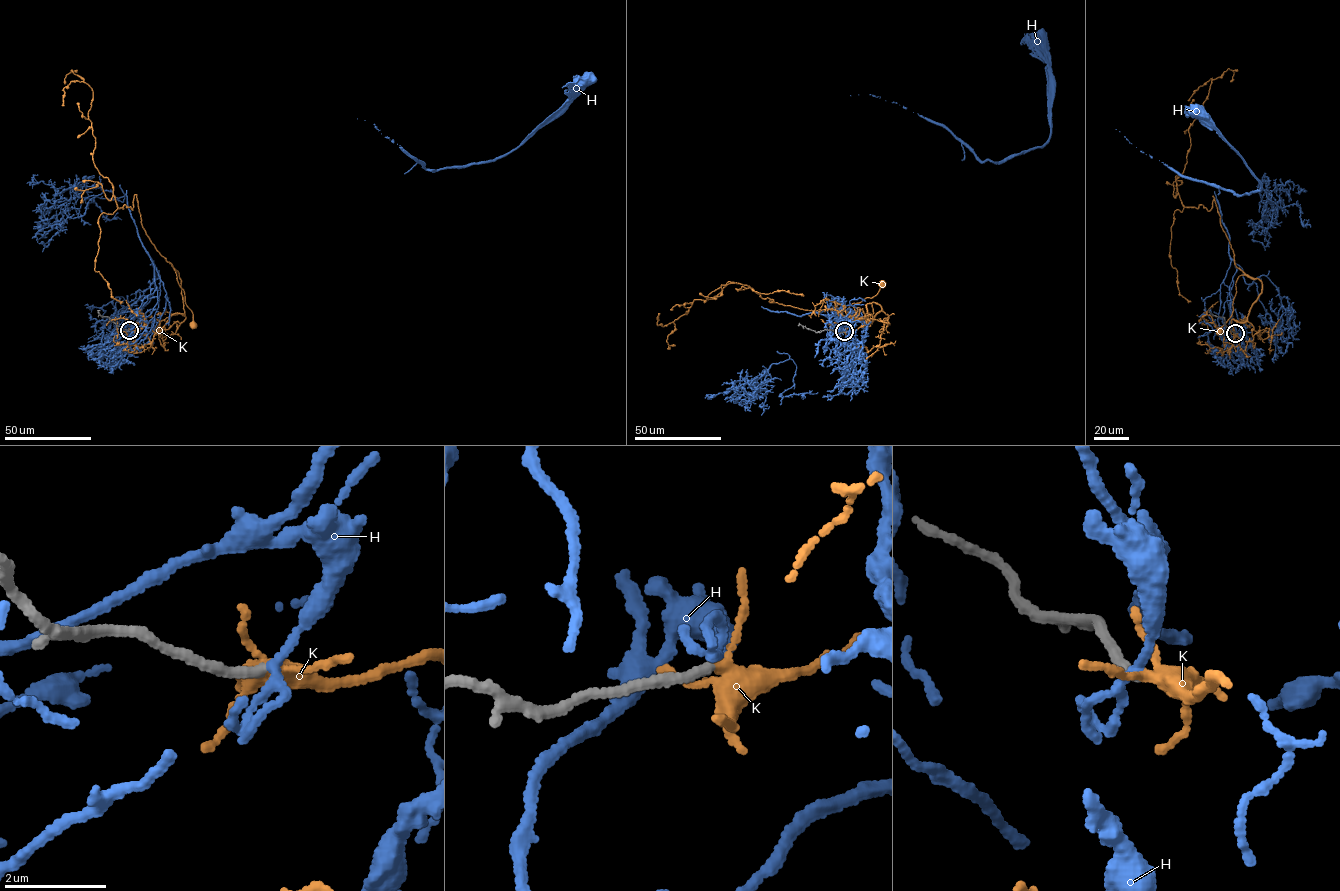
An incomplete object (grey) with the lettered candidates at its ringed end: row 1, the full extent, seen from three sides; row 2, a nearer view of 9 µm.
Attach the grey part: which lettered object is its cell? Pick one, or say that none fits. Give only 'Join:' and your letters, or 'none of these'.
Join: K

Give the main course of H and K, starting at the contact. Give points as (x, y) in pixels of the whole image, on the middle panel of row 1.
H: (845, 331), (829, 305), (801, 316), (762, 306), (850, 95), (897, 103), (1001, 162), (1050, 135), (1039, 38)
K: (845, 331), (865, 324), (868, 303), (875, 302), (882, 310), (868, 324), (849, 309), (874, 297), (881, 282)

